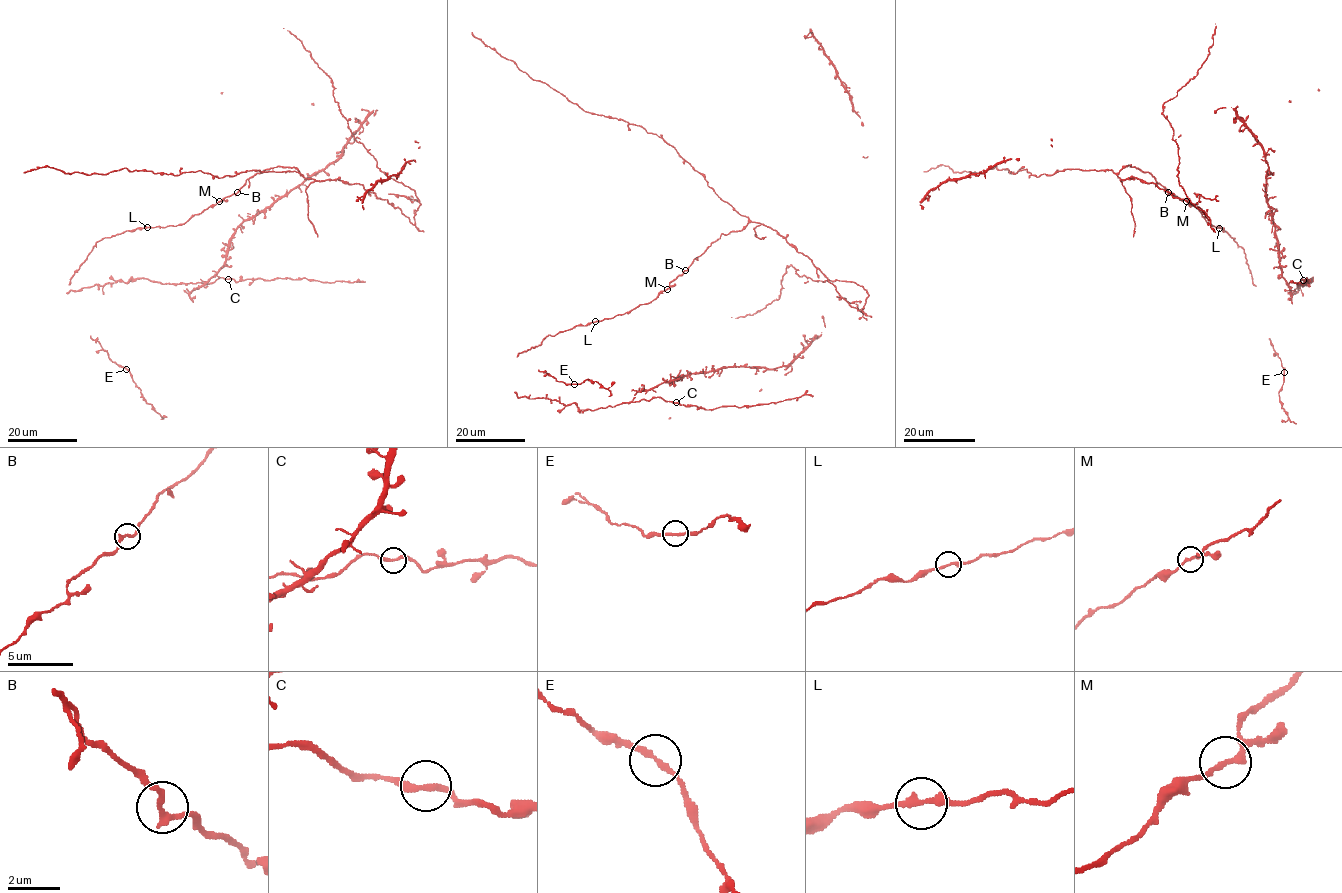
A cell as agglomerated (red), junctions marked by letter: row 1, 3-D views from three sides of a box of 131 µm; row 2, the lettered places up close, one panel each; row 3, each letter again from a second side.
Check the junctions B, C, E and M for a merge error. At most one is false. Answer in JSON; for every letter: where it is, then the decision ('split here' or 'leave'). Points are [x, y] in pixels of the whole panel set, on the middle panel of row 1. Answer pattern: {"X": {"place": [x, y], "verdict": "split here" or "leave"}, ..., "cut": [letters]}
{"B": {"place": [685, 270], "verdict": "leave"}, "C": {"place": [676, 402], "verdict": "leave"}, "E": {"place": [574, 384], "verdict": "leave"}, "M": {"place": [667, 289], "verdict": "leave"}, "cut": []}

